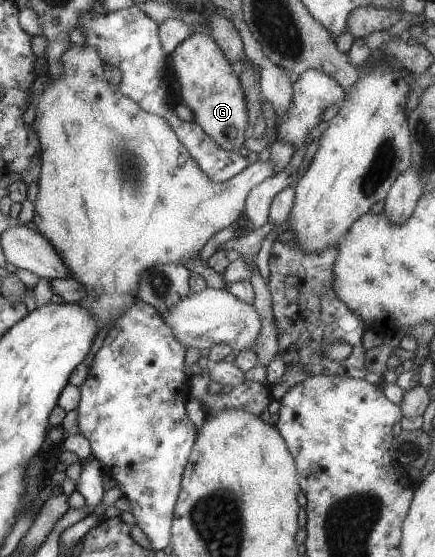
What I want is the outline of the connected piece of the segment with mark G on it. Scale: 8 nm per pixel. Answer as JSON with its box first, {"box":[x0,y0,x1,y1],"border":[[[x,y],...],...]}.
{"box":[168,32,247,150],"border":[[[194,32],[179,42],[168,55],[177,82],[178,100],[192,110],[193,122],[222,149],[242,150],[243,130],[247,126],[246,102],[238,81],[238,72],[223,56],[215,41],[205,33]]]}

